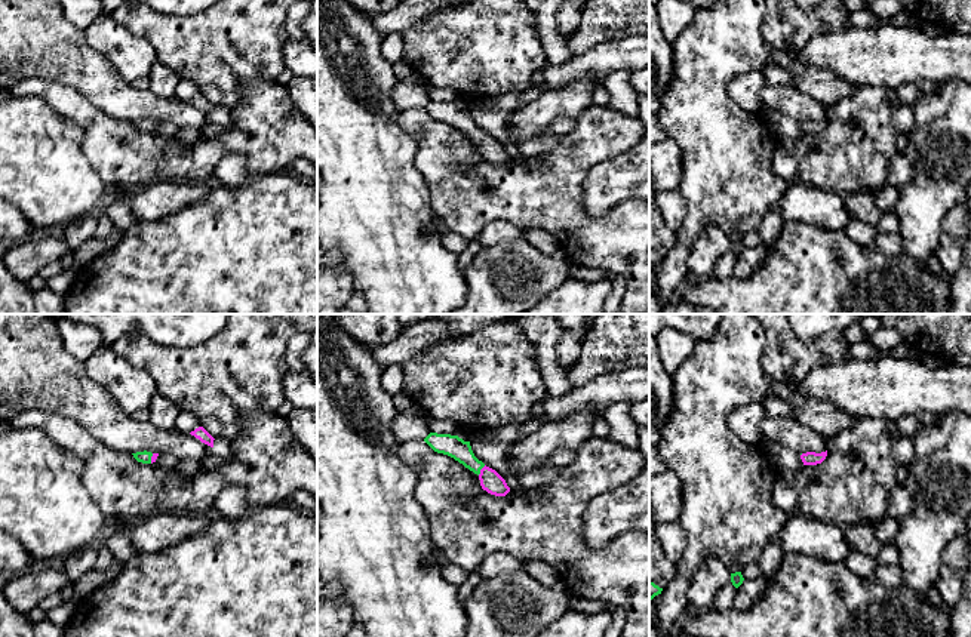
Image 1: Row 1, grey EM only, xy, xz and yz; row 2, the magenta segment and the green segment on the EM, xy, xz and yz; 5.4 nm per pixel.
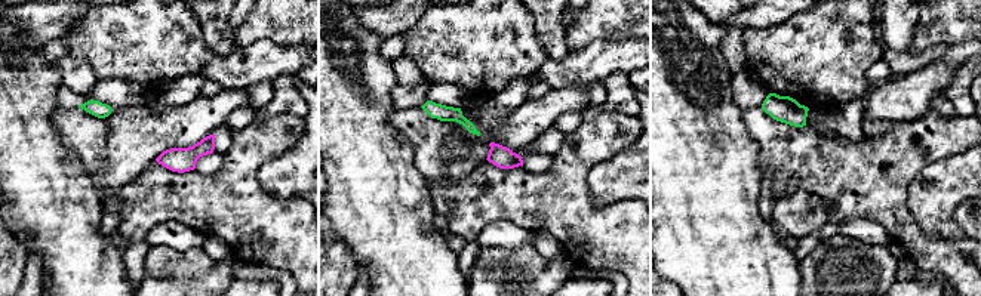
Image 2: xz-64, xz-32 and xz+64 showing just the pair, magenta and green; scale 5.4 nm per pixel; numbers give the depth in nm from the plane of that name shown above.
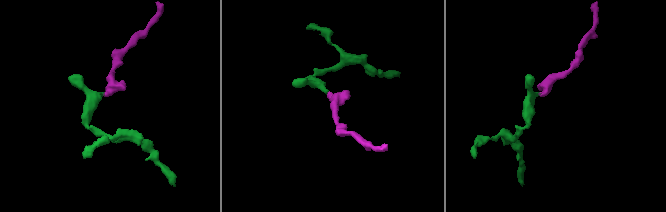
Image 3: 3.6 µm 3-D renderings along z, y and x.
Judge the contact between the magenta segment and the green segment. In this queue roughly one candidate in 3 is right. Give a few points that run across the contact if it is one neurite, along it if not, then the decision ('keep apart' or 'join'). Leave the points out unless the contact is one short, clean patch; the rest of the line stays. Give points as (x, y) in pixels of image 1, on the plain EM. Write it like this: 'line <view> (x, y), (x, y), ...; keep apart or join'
line xz (491, 150), (481, 138), (452, 114); join

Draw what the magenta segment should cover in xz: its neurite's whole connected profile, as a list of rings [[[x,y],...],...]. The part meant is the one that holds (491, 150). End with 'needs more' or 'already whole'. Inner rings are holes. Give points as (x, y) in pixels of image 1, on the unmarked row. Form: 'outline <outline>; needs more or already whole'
outline [[[430,101],[424,110],[437,121],[448,123],[479,144],[480,154],[491,163],[506,164],[510,160],[506,148],[479,129],[470,114],[458,104]]]; needs more

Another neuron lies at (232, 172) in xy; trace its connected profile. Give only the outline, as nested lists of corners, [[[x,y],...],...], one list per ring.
[[[242,154],[224,156],[213,172],[213,182],[228,188],[240,187],[249,179],[246,159]]]

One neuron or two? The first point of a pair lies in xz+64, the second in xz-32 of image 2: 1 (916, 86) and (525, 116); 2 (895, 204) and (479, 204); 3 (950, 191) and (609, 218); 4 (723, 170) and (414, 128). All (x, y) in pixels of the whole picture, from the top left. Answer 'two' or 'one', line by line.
1: one
2: one
3: two
4: two

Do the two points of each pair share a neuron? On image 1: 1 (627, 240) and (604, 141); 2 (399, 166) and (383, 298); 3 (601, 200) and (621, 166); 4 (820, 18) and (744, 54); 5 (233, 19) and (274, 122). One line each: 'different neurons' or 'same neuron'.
1: same neuron
2: same neuron
3: same neuron
4: different neurons
5: different neurons

